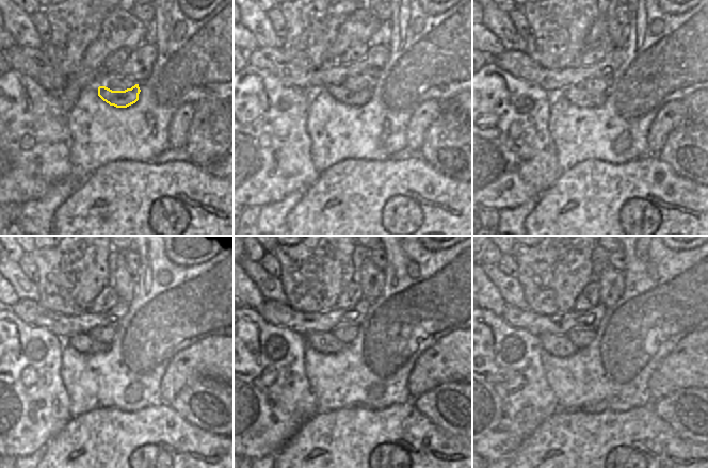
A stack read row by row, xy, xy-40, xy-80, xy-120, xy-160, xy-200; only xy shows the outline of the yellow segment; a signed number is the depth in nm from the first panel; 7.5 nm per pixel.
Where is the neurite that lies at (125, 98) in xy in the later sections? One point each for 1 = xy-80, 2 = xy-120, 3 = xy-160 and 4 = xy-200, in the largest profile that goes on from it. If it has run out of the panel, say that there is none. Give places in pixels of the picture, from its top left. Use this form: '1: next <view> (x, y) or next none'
1: next xy-80 (578, 96)
2: next xy-120 (83, 342)
3: next xy-160 (322, 341)
4: next xy-200 (558, 344)

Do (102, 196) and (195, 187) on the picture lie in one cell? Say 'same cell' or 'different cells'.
same cell

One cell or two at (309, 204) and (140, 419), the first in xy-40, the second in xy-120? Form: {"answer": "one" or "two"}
{"answer": "one"}

